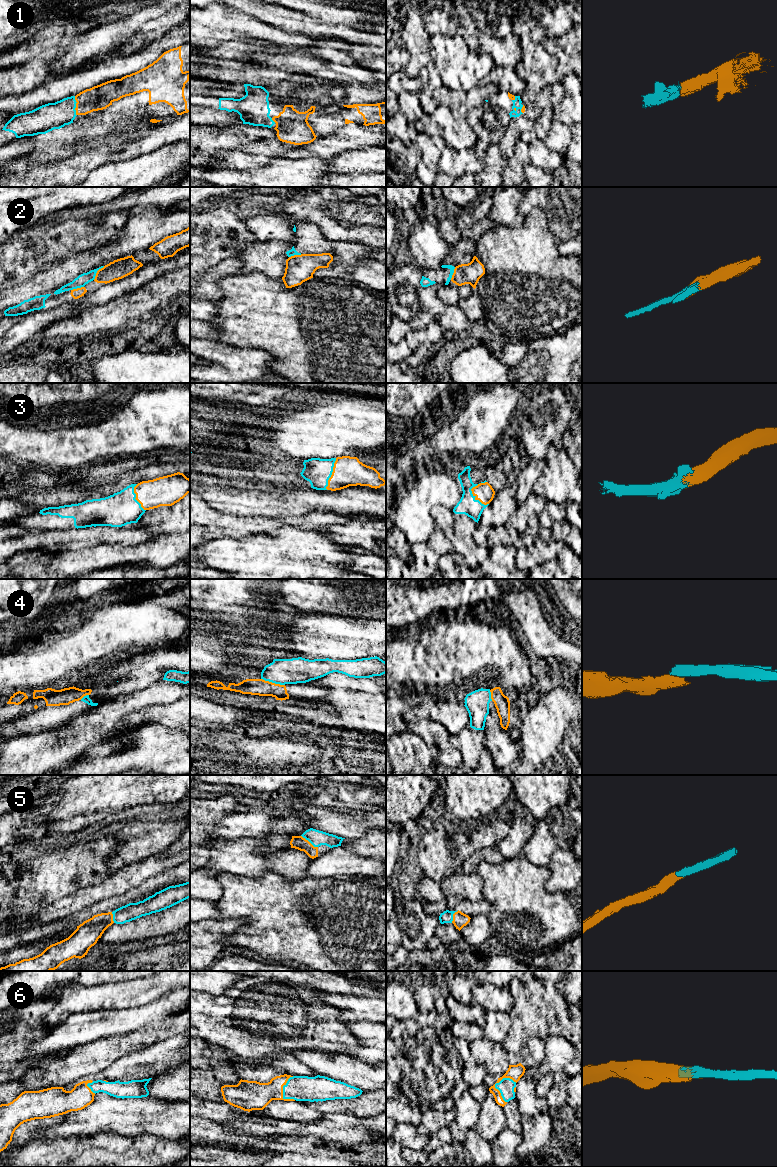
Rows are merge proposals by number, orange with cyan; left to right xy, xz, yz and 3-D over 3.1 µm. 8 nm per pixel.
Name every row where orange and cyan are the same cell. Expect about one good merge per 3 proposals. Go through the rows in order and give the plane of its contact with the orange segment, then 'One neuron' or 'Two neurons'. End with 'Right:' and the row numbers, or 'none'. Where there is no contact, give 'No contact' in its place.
1: Touches orange in xy. One neuron
2: Touches orange in xy. Two neurons
3: Touches orange in yz. One neuron
4: Touches orange in xz. Two neurons
5: Touches orange in xz. One neuron
6: Touches orange in yz. One neuron
Right: 1, 3, 5, 6

